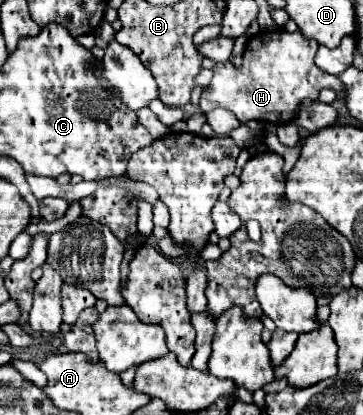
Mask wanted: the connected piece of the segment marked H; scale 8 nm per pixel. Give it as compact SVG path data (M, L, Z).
M278 30L278 32L272 32L272 34L270 32L260 32L252 40L252 44L248 44L240 68L236 68L234 64L228 64L228 62L214 66L212 82L200 96L200 104L198 104L200 112L208 114L208 112L212 112L216 108L224 108L224 110L230 110L242 124L248 122L248 120L258 120L258 122L268 122L268 124L286 124L286 122L294 120L294 116L298 114L300 102L304 98L316 100L320 90L324 90L324 88L330 88L336 94L342 94L340 78L322 72L314 64L316 50L318 50L318 42L312 40L312 38L304 38L300 30L296 30L296 32Z

